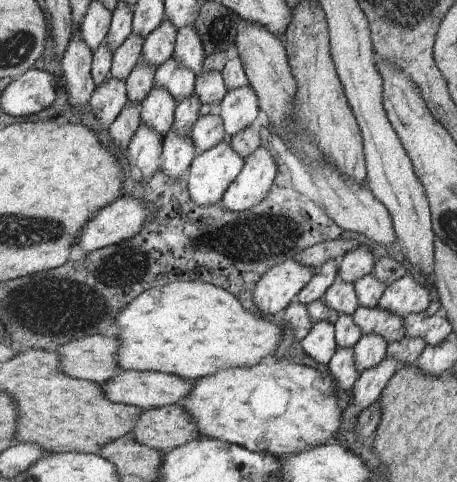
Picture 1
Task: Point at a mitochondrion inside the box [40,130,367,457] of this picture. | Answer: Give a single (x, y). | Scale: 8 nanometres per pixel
(264, 238)

